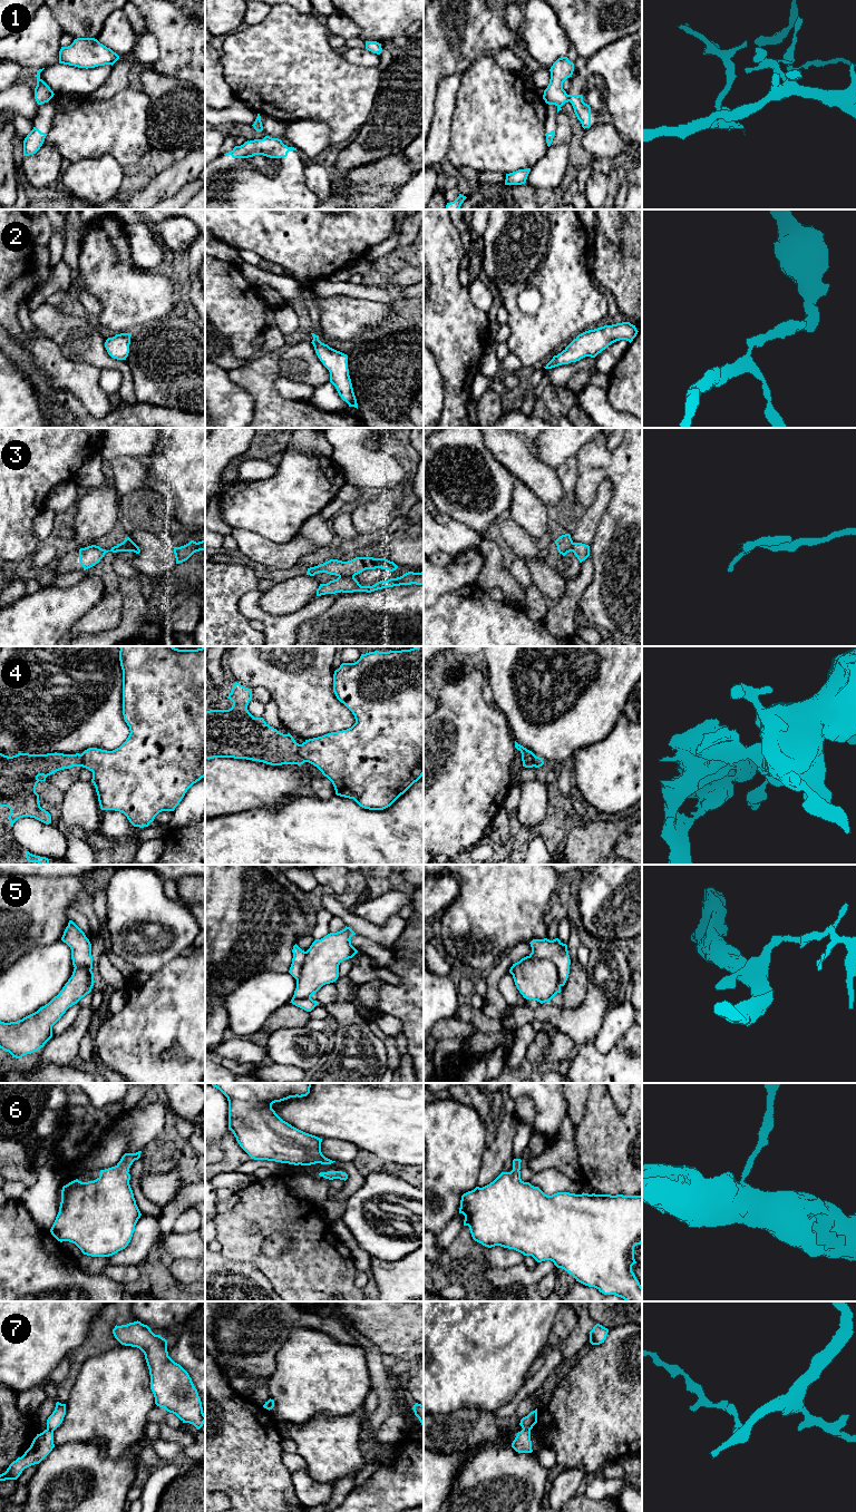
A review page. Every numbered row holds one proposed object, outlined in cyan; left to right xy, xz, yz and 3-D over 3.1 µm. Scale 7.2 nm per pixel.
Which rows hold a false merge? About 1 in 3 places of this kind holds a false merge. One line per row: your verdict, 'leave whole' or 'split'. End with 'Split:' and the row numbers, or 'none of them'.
1: split
2: leave whole
3: split
4: split
5: split
6: leave whole
7: split
Split: 1, 3, 4, 5, 7

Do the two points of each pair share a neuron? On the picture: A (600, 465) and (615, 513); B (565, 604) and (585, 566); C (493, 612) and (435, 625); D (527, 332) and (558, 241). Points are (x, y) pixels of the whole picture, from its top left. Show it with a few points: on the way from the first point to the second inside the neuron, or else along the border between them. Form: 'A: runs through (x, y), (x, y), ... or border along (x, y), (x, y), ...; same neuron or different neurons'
A: runs through (612, 475), (620, 483), (620, 500); same neuron
B: runs through (573, 595), (575, 586), (585, 575); same neuron
C: runs through (478, 625), (449, 625); same neuron
D: runs through (550, 310), (557, 302), (558, 263); same neuron

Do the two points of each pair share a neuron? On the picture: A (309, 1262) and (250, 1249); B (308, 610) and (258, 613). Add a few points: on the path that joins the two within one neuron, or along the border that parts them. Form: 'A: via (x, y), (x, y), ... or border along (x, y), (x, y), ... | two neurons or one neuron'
A: via (294, 1264), (264, 1264) | one neuron
B: via (295, 620), (270, 621) | one neuron

